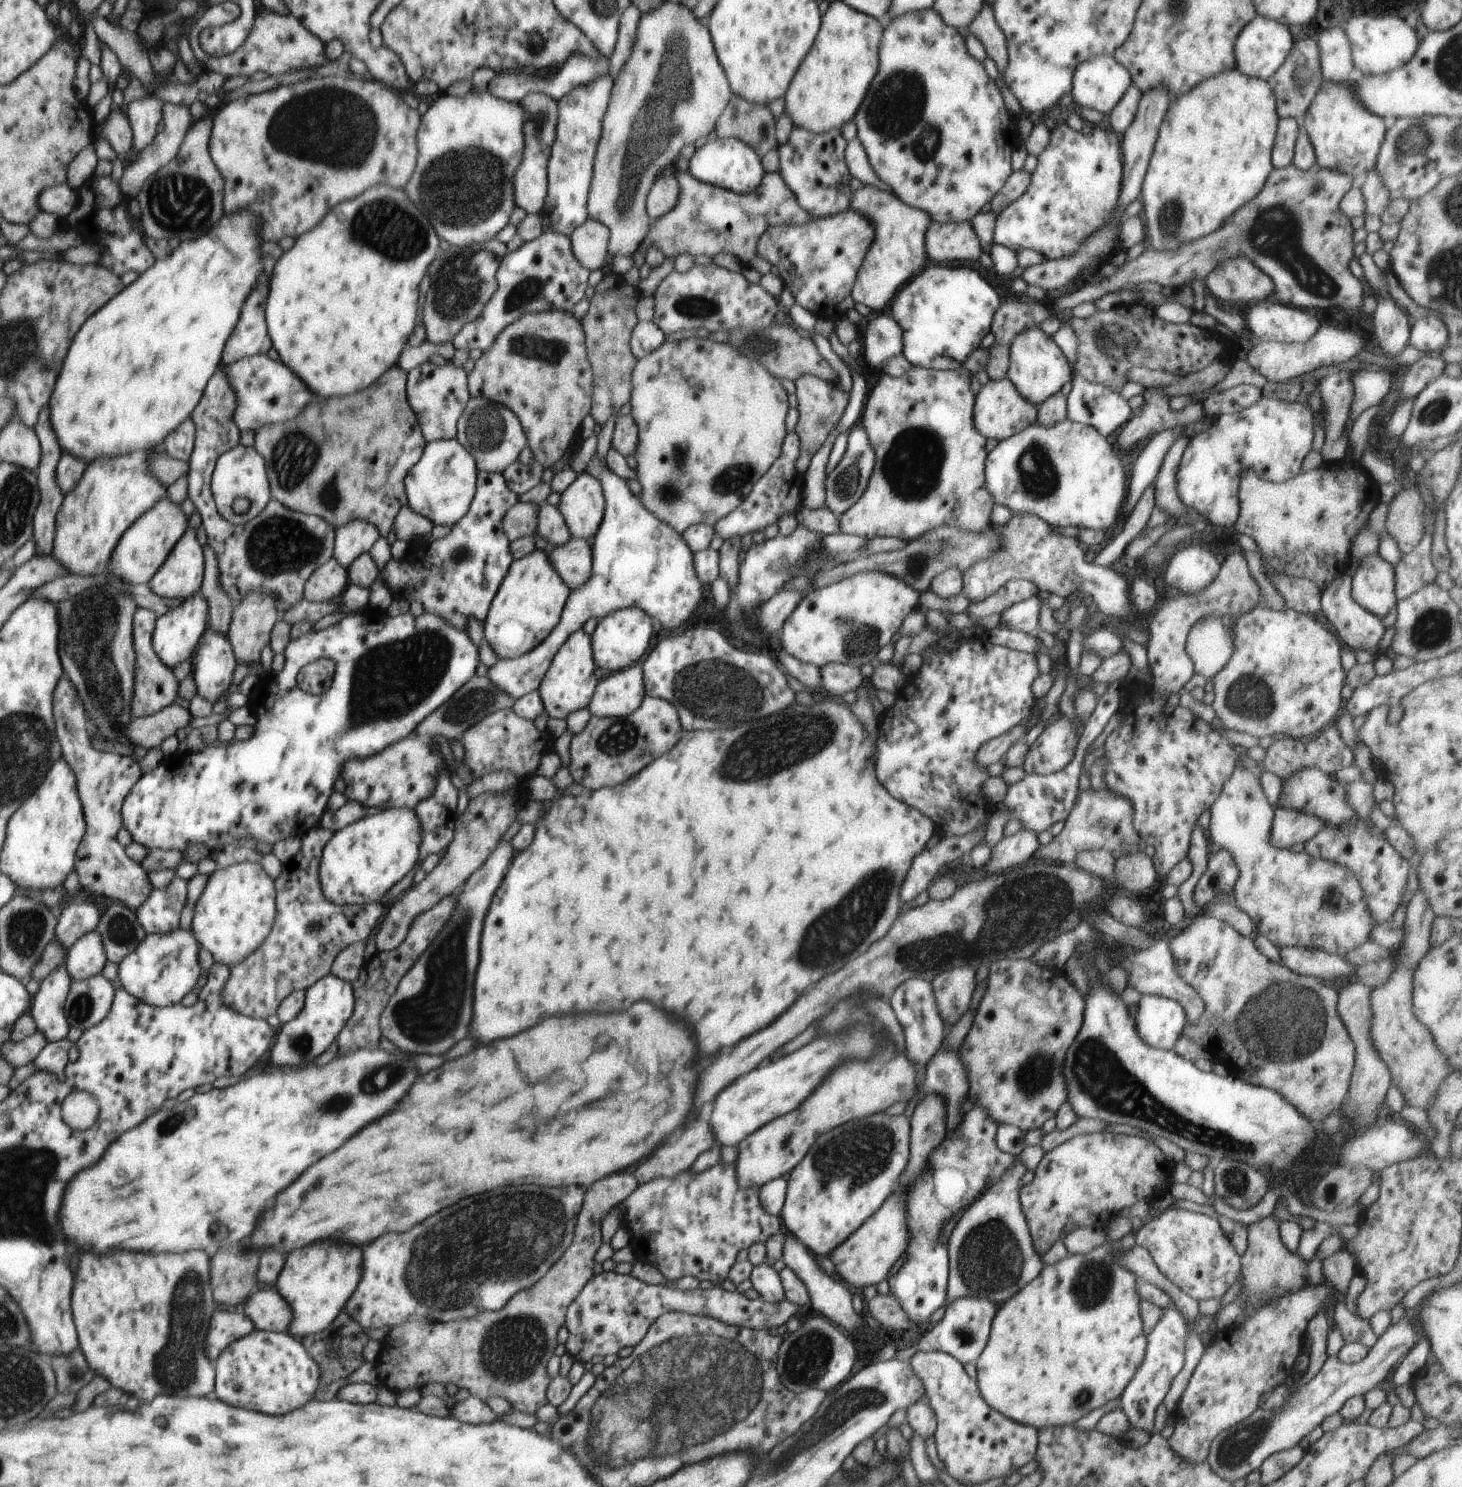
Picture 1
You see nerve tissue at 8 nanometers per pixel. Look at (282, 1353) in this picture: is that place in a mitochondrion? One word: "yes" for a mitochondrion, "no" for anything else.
no

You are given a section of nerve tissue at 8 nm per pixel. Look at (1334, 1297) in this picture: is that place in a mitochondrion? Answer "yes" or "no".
no

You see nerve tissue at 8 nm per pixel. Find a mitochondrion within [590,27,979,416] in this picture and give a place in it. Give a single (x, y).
(894, 109)

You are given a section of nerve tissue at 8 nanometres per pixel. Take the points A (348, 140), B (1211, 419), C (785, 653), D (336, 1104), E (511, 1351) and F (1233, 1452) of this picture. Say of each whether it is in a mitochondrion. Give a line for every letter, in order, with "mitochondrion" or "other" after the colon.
A: mitochondrion
B: other
C: other
D: mitochondrion
E: mitochondrion
F: mitochondrion

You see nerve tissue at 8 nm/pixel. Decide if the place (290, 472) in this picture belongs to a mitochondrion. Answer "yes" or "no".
yes

